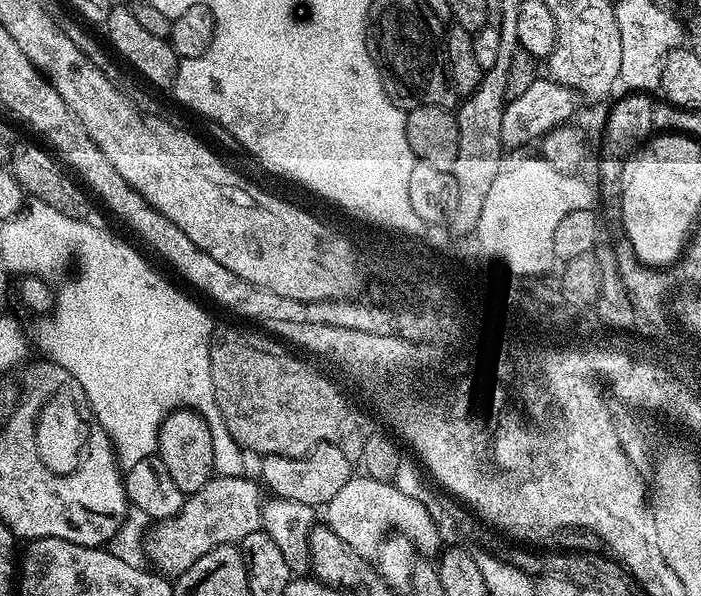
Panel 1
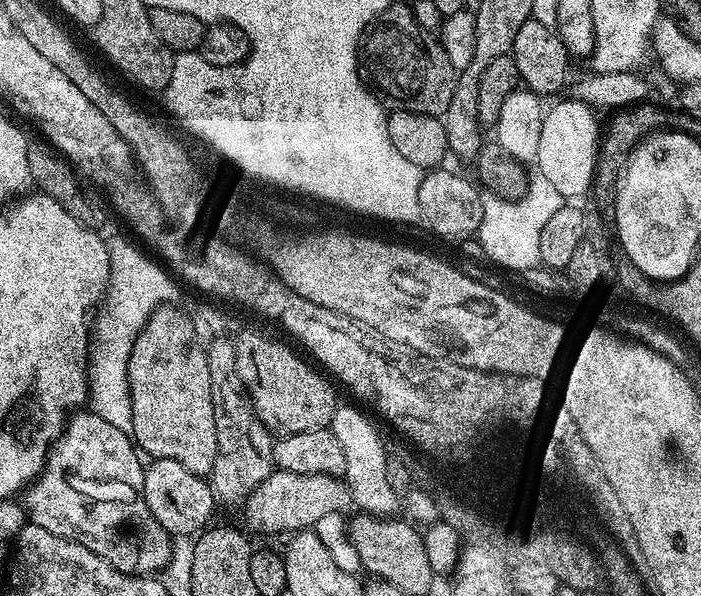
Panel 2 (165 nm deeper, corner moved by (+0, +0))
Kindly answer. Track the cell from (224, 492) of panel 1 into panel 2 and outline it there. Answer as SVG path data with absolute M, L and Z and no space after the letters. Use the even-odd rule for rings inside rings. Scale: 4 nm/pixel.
M274 470L248 496L242 505L244 520L256 532L288 532L295 534L301 530L311 529L318 522L318 518L323 518L326 514L347 513L347 508L351 509L352 492L348 489L347 483L339 476L327 476L326 474L294 474L293 472L281 472Z

